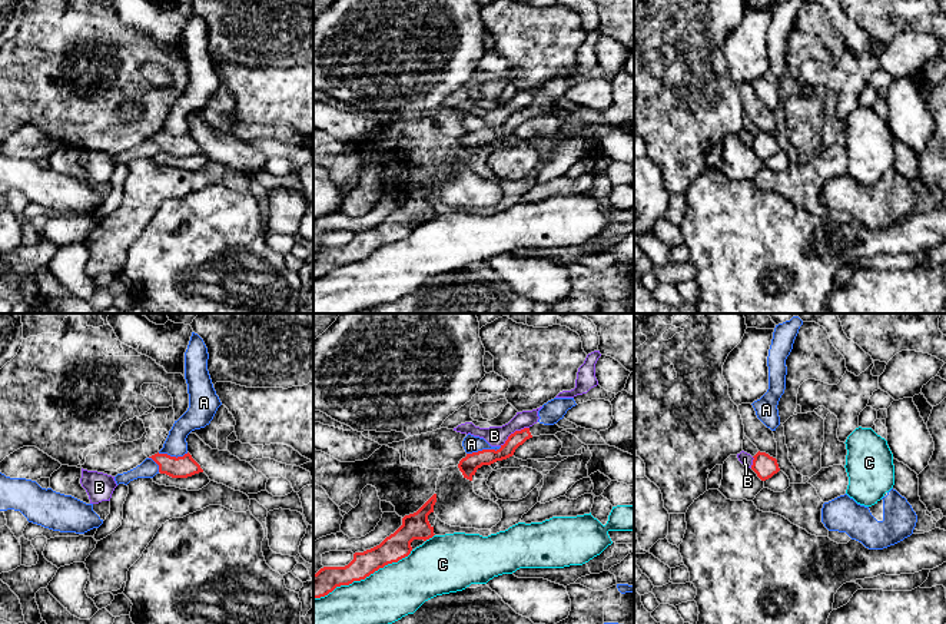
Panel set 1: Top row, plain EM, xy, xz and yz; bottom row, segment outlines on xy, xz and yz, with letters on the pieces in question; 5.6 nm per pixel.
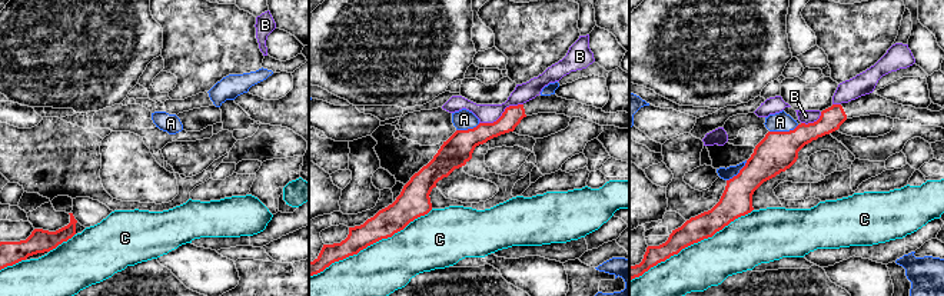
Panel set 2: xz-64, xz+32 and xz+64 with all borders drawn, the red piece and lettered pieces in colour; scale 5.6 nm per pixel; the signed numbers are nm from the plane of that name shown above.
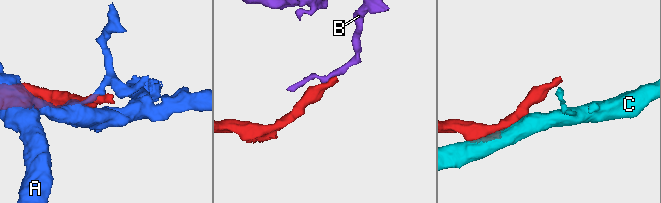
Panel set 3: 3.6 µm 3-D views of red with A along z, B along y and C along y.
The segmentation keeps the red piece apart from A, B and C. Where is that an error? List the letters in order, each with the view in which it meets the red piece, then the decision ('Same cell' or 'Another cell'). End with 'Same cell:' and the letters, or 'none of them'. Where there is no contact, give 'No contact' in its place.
A: Touches red in xz. Another cell
B: Touches red in xz. Another cell
C: Touches red in xz. Another cell
Same cell: none of them

